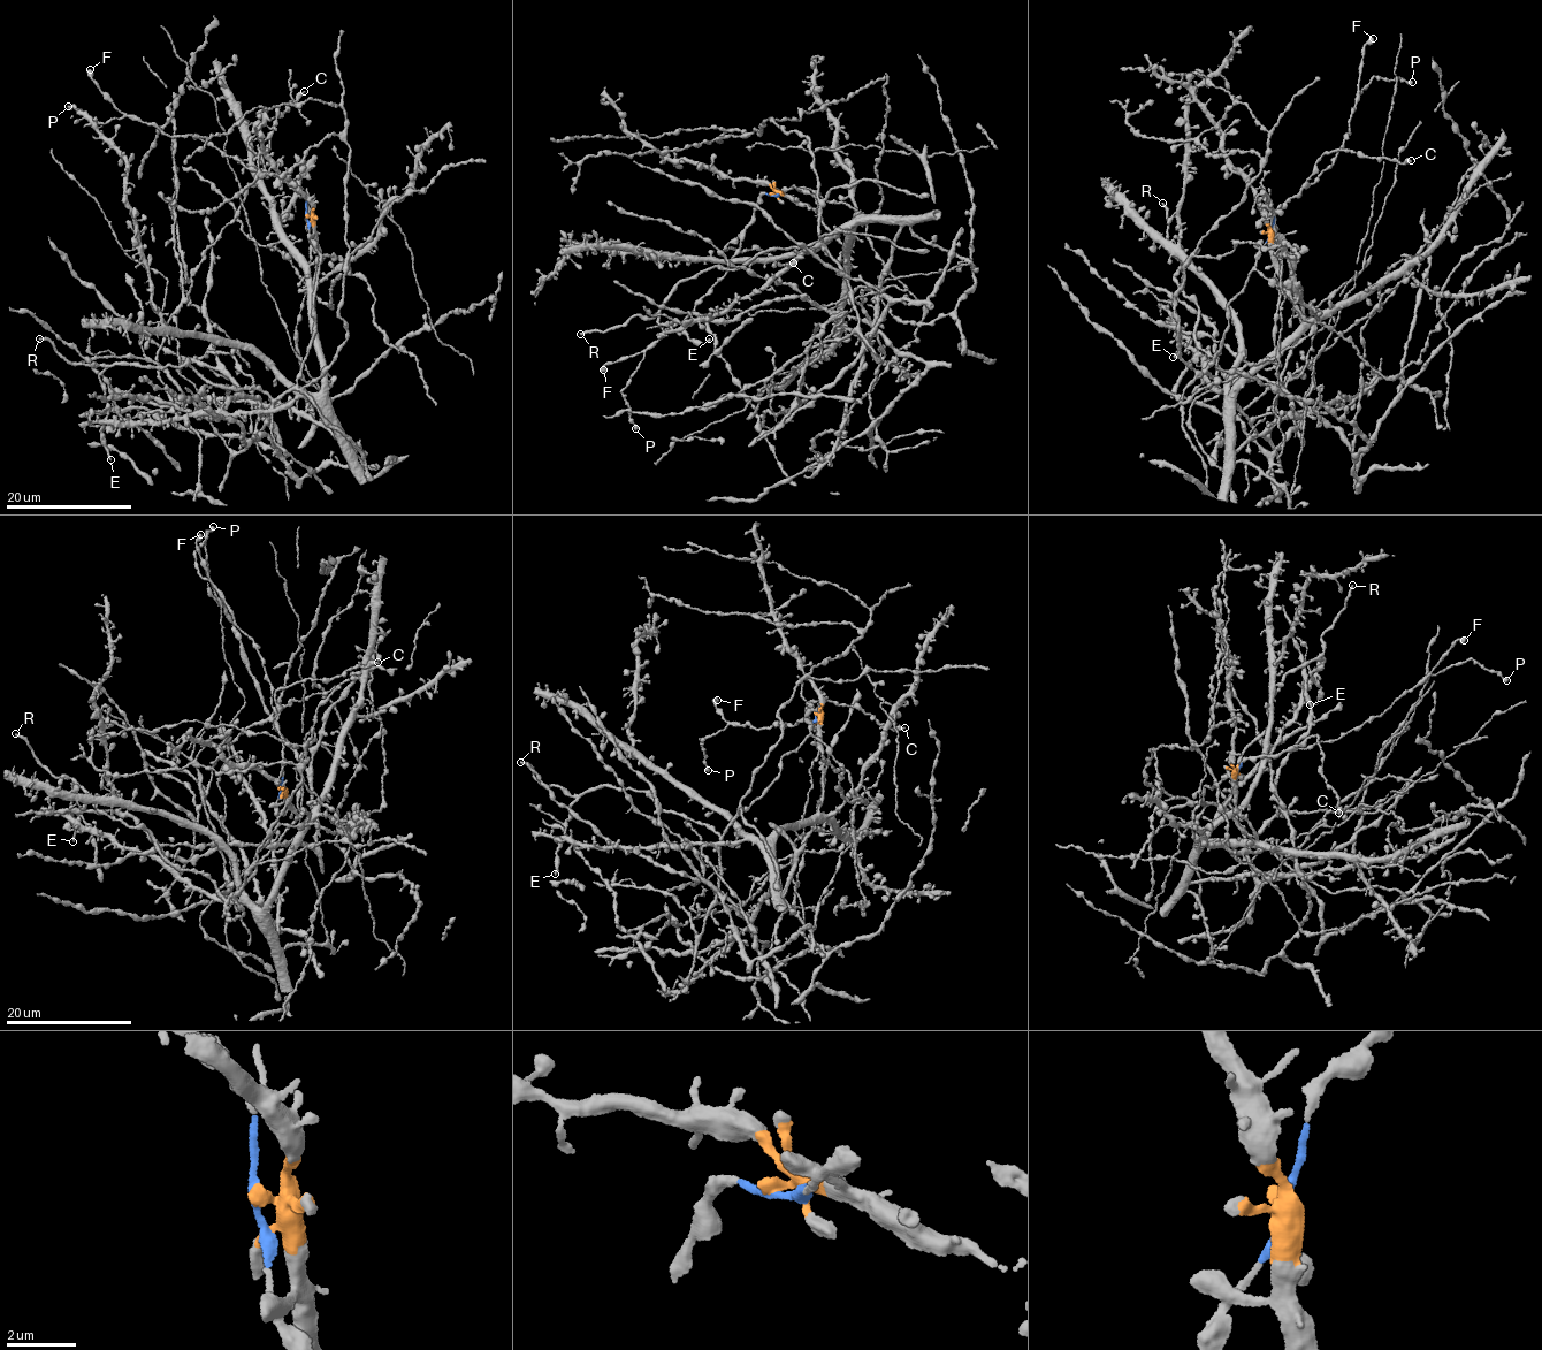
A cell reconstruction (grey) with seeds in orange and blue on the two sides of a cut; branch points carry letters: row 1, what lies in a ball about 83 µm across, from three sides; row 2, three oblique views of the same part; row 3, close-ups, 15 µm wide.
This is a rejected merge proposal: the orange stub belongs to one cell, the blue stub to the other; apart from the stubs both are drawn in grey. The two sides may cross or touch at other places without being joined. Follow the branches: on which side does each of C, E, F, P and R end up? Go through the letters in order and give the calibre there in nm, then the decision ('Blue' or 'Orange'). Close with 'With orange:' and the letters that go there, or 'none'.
C: Thickness 360 nm. Blue
E: Thickness 240 nm. Blue
F: Thickness 550 nm. Blue
P: Thickness 380 nm. Blue
R: Thickness 200 nm. Blue
With orange: none

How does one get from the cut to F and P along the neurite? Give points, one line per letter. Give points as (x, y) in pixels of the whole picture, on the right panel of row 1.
F: (1270, 229), (1275, 214), (1333, 165), (1348, 134), (1364, 50), (1373, 38)
P: (1270, 229), (1275, 214), (1333, 165), (1348, 134), (1359, 92), (1371, 79), (1401, 77), (1412, 82)

